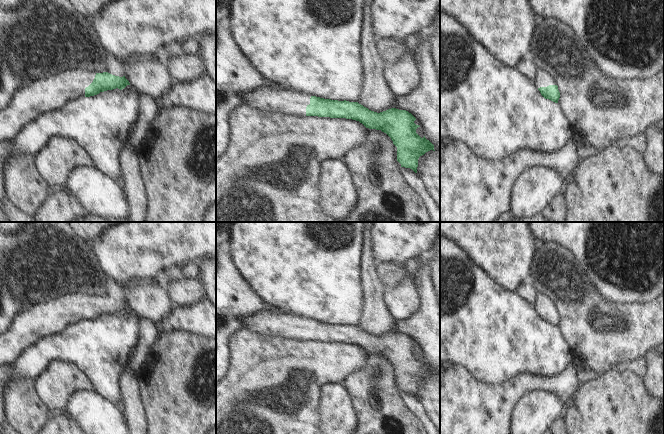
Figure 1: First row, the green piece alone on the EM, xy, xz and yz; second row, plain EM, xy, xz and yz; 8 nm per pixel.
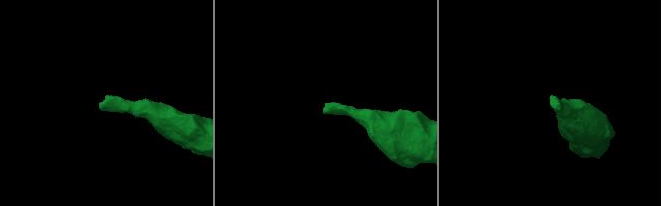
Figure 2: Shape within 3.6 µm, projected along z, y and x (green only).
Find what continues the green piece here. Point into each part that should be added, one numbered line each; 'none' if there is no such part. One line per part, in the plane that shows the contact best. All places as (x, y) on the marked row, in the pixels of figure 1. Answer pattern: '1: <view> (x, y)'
1: xy (30, 101)

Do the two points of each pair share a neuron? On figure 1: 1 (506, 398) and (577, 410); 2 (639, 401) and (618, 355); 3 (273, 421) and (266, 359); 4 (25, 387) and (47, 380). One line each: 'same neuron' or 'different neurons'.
1: different neurons
2: different neurons
3: same neuron
4: different neurons

